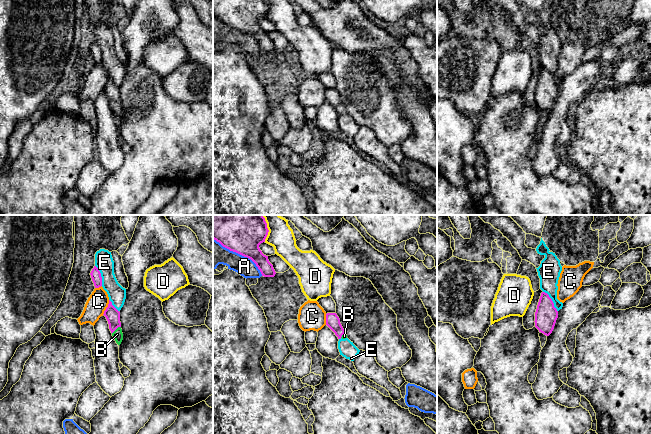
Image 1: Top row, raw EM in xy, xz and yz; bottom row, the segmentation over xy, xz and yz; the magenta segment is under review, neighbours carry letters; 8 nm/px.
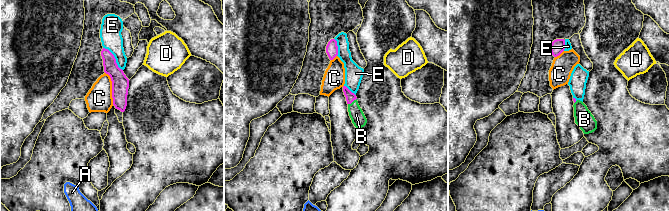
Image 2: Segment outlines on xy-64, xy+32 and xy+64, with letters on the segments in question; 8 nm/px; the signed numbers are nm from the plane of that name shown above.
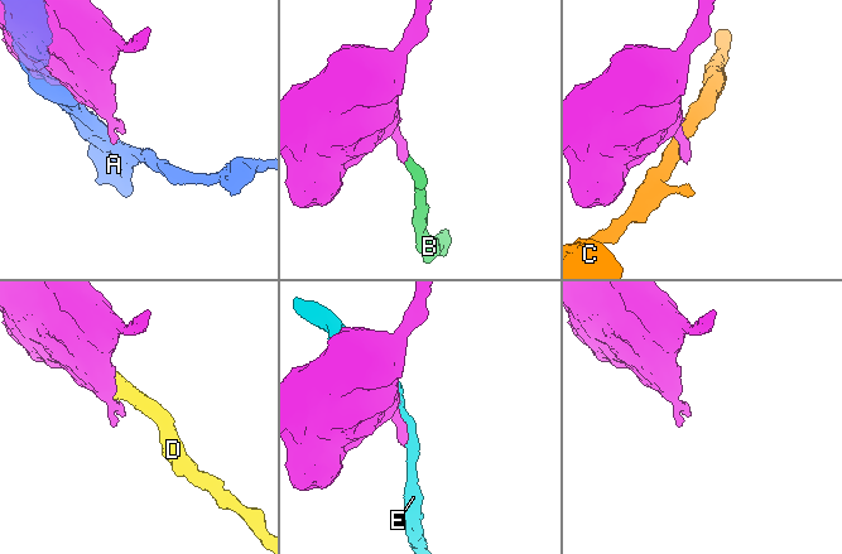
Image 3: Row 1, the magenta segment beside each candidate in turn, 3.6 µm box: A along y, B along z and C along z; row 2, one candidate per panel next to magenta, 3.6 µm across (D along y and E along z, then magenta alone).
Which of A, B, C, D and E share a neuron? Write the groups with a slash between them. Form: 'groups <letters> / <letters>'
groups A / B / C / D / E

